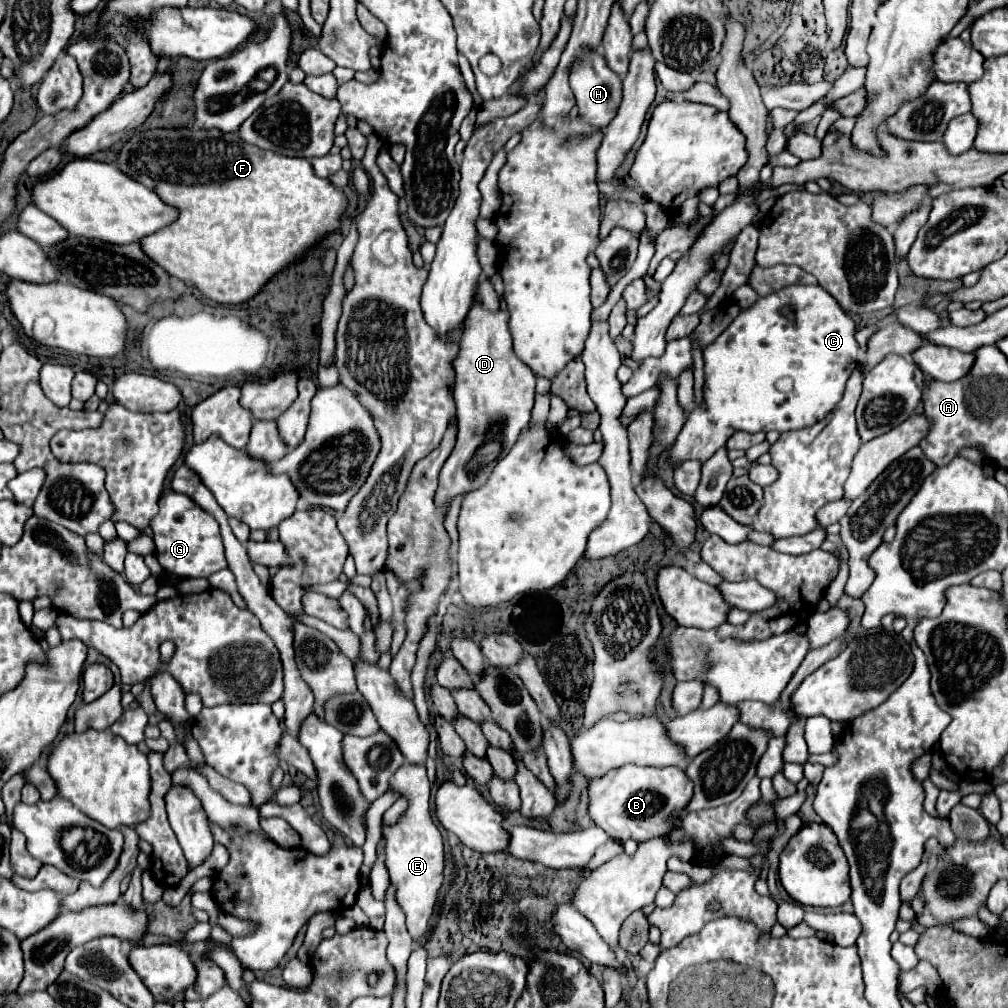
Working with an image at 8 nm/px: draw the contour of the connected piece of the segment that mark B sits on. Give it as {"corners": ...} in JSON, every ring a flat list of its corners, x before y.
{"corners":[[629,764,619,770,609,770,605,776,589,782,589,816,613,840,625,842,633,838,635,842,643,842,651,836,667,834,691,796,693,784,681,768]]}

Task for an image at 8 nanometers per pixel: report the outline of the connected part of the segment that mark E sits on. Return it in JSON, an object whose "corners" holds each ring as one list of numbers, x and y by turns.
{"corners":[[405,764,405,768,399,768,399,772,391,778,391,790,407,796,409,808,395,826,383,828,387,846,385,866,391,886,395,888,395,900,405,912,407,930,413,942,421,942,421,938,429,930,429,922,437,904,437,892,443,884,443,838,429,812,429,780,425,774,425,766]]}

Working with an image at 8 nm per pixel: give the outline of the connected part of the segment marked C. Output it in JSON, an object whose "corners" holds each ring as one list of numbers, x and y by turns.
{"corners":[[787,286,775,294,763,296,751,308,743,310,733,322,731,330,741,330,739,344,731,356,709,362,709,348,703,352,705,386,703,400,709,416,719,426,731,426,743,432,787,432,811,426,823,420,839,404,845,382,857,364,855,322,845,314,837,300,819,286]]}

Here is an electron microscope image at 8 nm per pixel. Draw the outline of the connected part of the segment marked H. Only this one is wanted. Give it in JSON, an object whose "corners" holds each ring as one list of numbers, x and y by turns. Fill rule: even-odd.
{"corners":[[587,52,583,54,583,58,579,58,579,62,575,64,571,76,569,76,569,84,571,90,577,98,577,108,579,108,579,116,593,126,599,132,605,132,605,128,609,126,609,122,615,118,617,108,621,104,621,78,615,76,615,72,611,72,607,68,607,62,603,60,601,54,597,52]]}

